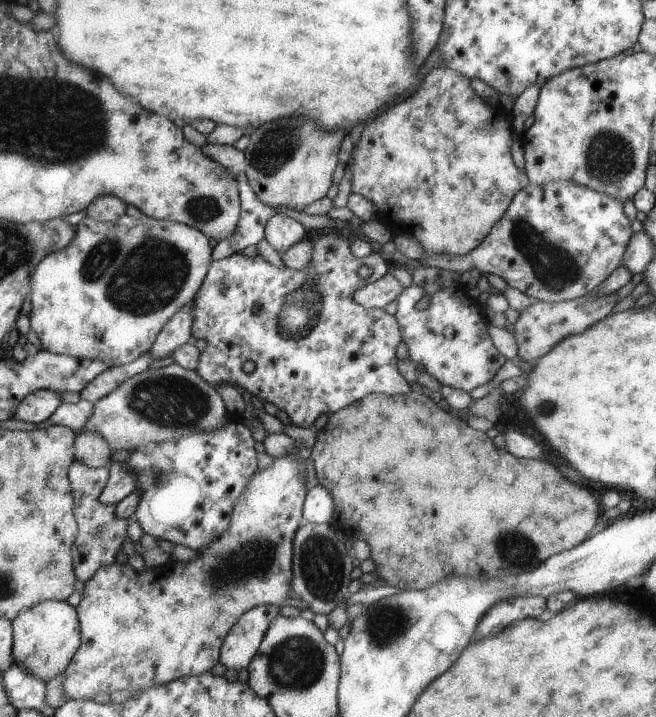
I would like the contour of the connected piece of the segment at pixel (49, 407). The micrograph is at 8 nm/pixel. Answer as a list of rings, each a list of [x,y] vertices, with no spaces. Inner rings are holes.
[[[39,390],[28,395],[15,412],[17,420],[35,423],[38,427],[51,419],[64,404],[63,393],[53,390]]]

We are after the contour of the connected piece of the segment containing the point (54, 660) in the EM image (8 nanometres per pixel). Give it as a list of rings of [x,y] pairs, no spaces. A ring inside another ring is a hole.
[[[46,601],[24,612],[15,621],[16,662],[46,682],[63,675],[83,645],[83,628],[78,608],[68,601]]]

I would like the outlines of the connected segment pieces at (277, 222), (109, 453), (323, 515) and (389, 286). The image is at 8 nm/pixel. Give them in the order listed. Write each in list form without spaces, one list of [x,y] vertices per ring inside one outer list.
[[[276,214],[268,219],[265,226],[265,239],[279,254],[300,242],[304,236],[306,228],[286,215]]]
[[[96,431],[80,432],[76,448],[77,460],[84,461],[88,466],[97,469],[110,466],[115,454],[106,437]]]
[[[320,483],[307,489],[307,496],[303,504],[302,524],[309,522],[332,522],[335,513],[333,494]]]
[[[388,273],[375,283],[370,283],[355,292],[355,301],[367,309],[384,308],[392,300],[396,300],[398,295],[404,290],[404,286],[392,275]]]

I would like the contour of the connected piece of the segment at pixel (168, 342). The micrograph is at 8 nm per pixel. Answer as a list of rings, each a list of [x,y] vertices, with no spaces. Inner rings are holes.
[[[190,302],[178,310],[160,331],[149,350],[152,362],[171,356],[179,346],[193,341],[193,334],[191,333],[192,304],[193,302]]]

